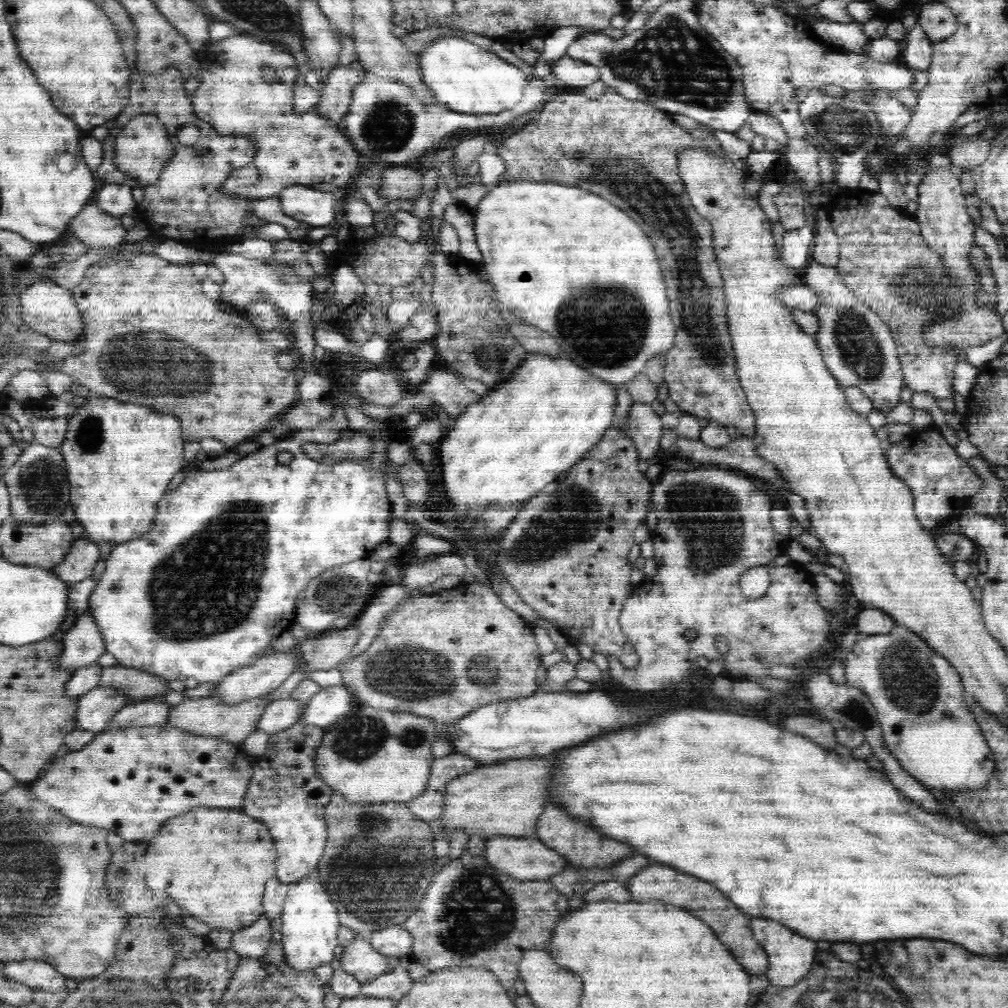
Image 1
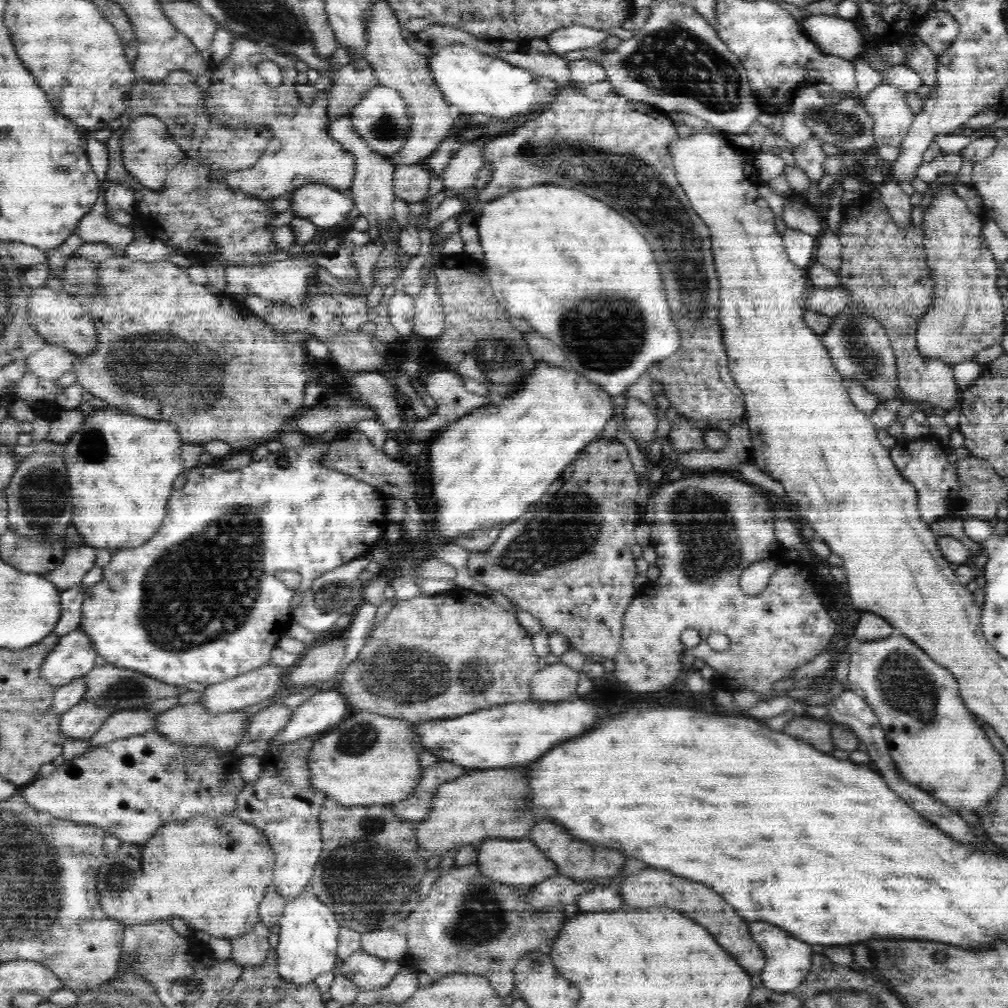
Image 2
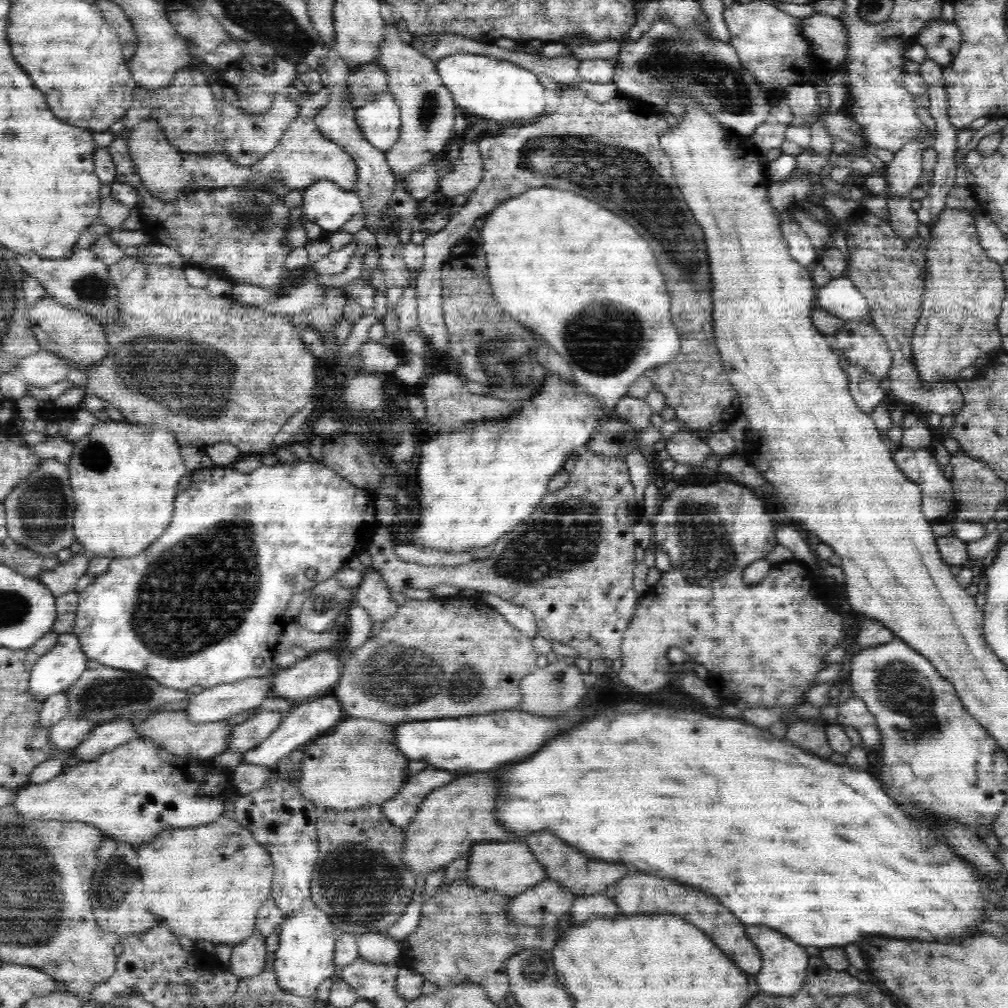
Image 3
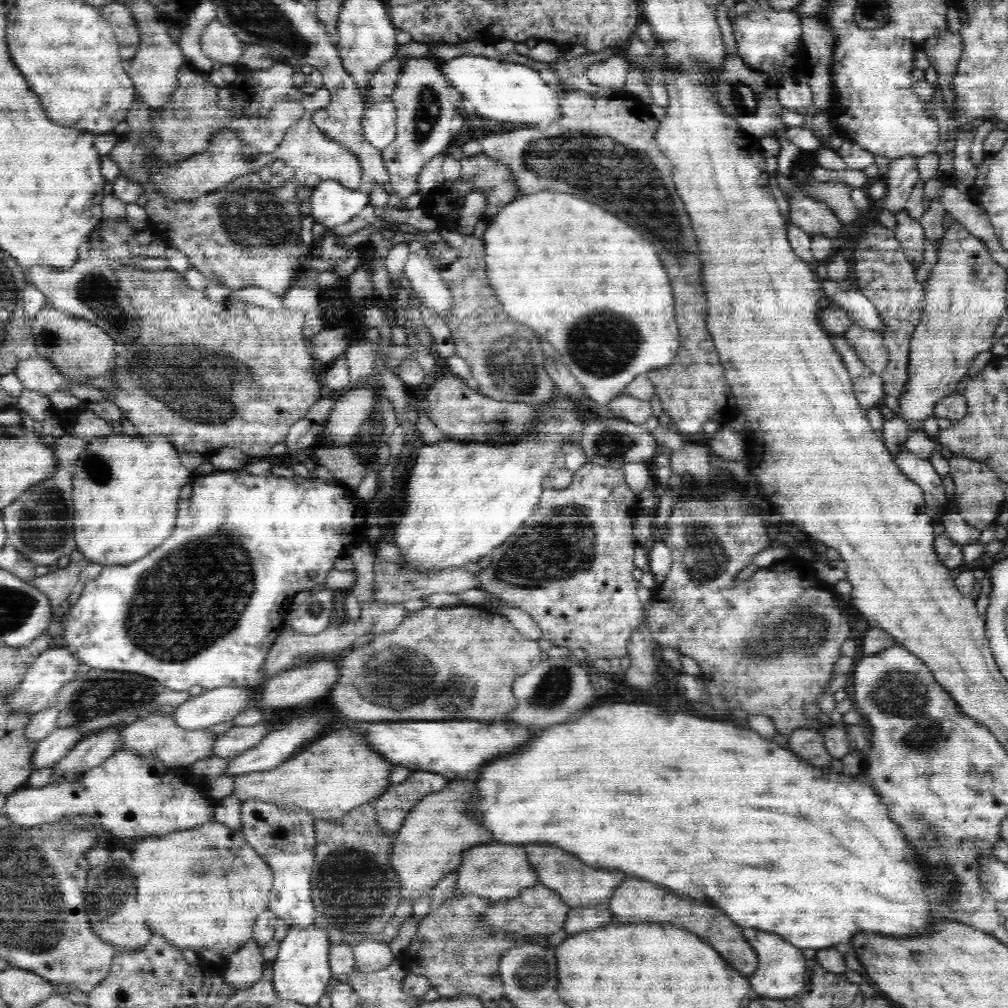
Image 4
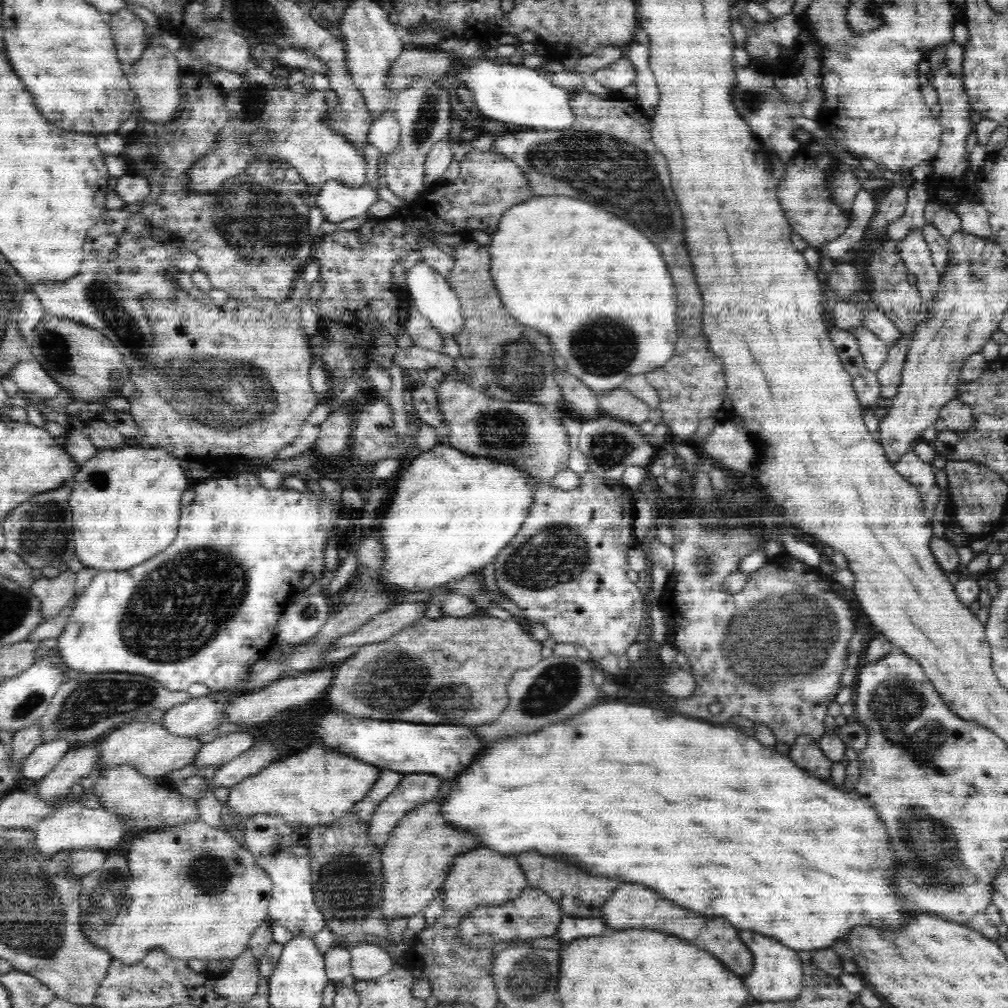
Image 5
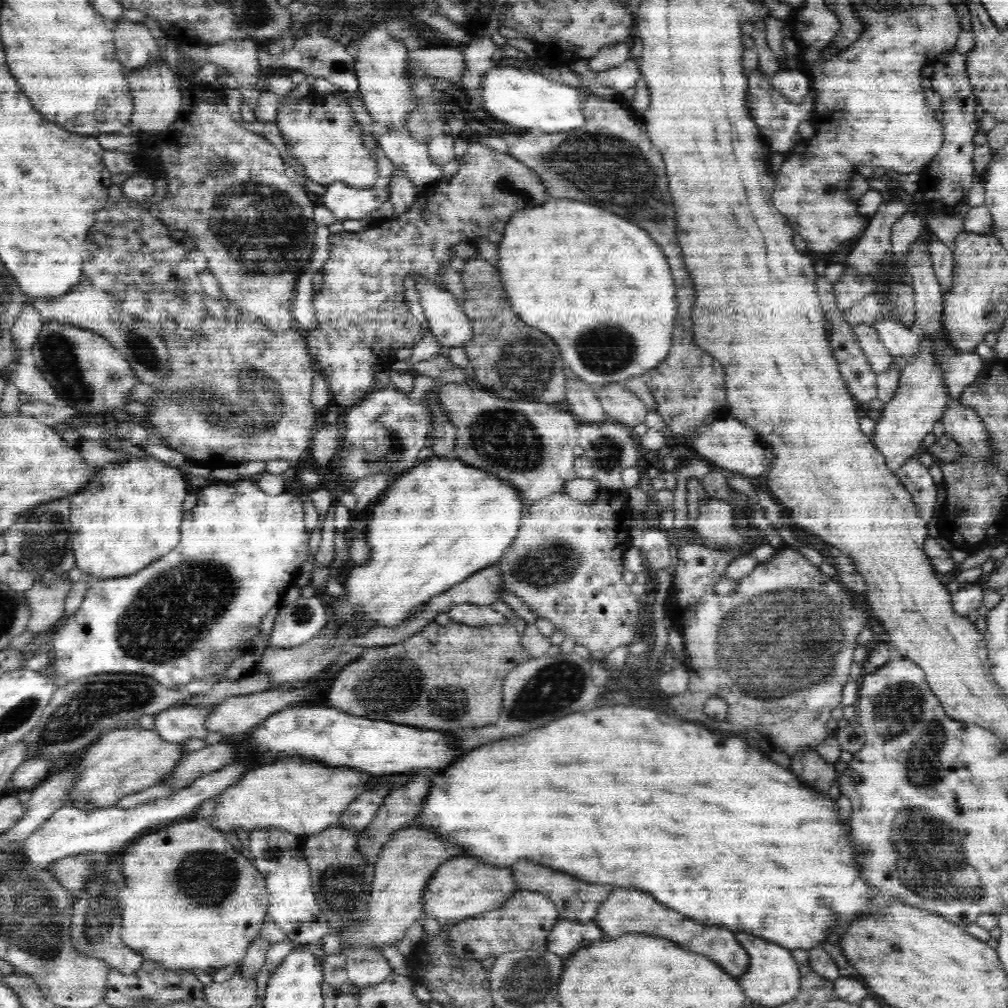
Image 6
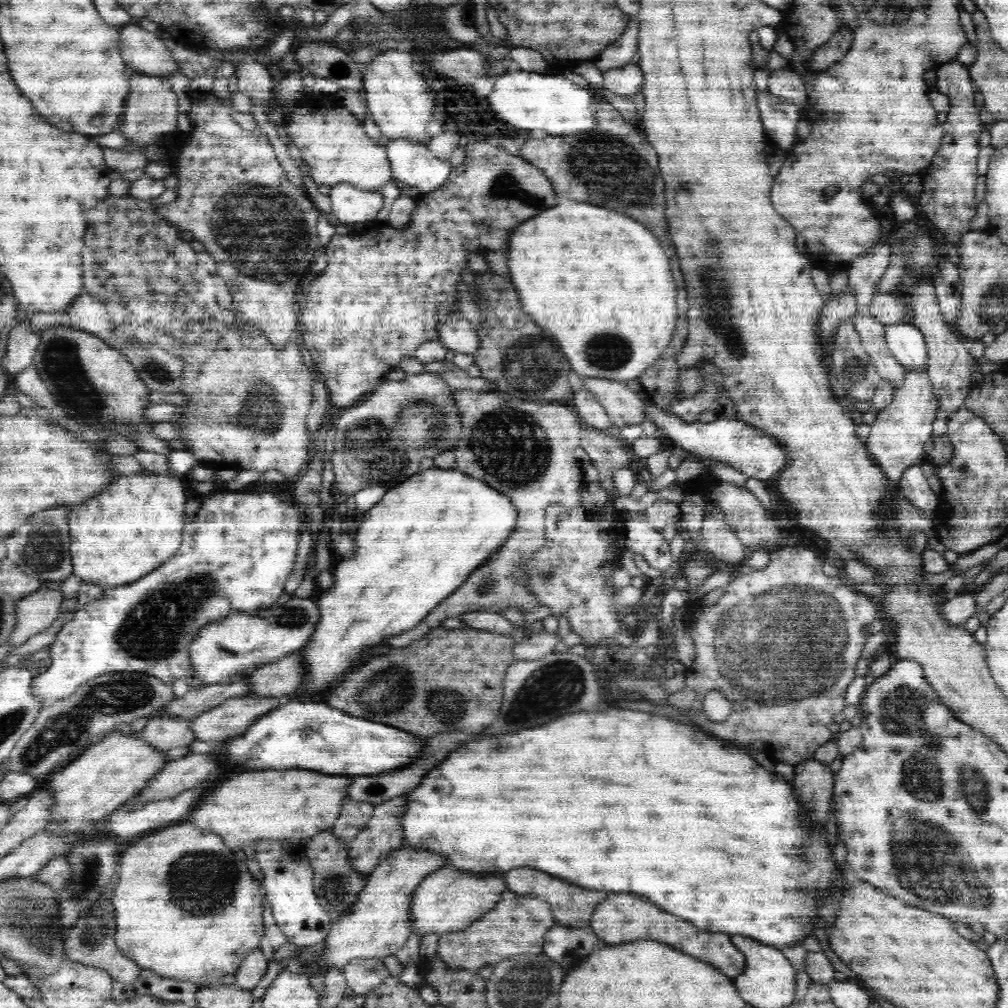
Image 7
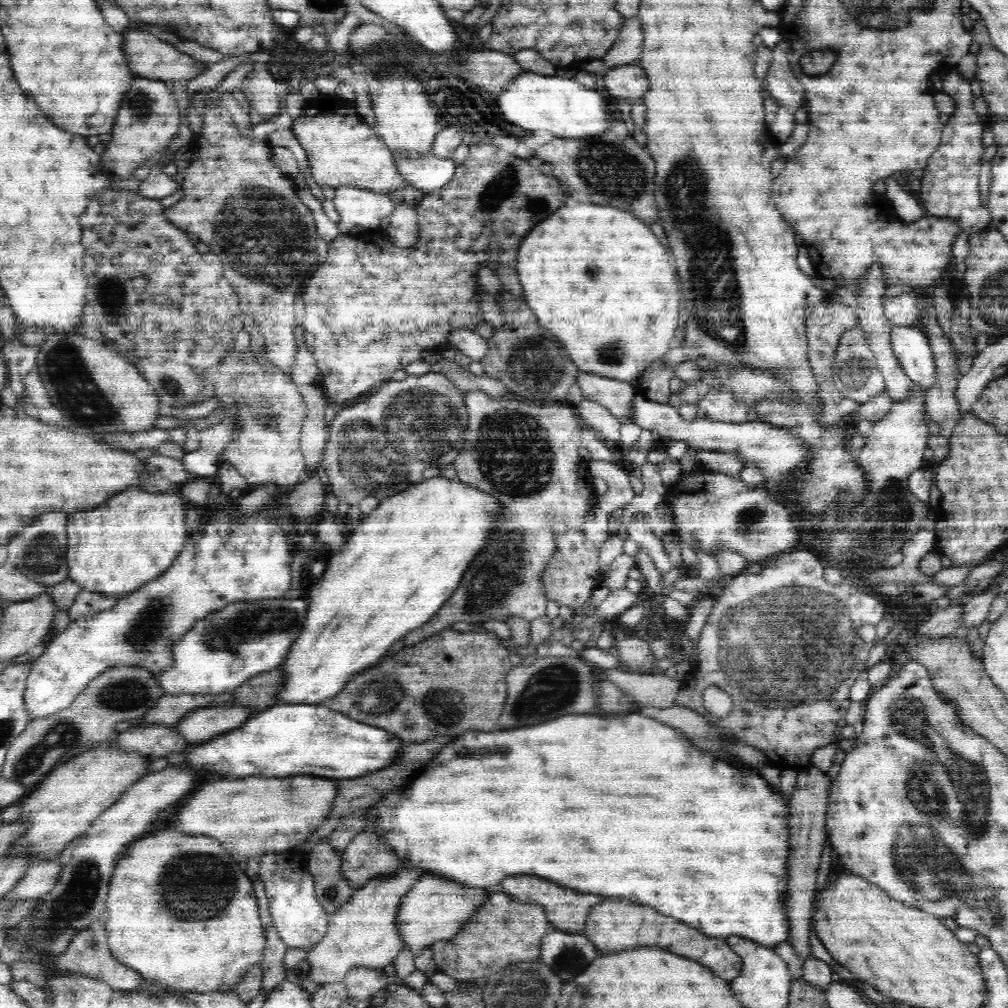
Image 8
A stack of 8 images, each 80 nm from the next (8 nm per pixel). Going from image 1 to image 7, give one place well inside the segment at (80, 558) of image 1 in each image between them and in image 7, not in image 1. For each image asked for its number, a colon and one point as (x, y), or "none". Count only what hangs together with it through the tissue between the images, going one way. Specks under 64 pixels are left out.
2: (78, 561)
3: (63, 579)
4: (58, 586)
5: (54, 594)
6: (46, 603)
7: (36, 612)

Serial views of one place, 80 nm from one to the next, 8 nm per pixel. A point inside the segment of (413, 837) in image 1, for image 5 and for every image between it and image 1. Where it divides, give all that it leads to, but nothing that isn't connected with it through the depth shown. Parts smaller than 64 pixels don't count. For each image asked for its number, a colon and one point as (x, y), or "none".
2: (369, 873)
3: (360, 880)
4: (354, 888)
5: (346, 869)

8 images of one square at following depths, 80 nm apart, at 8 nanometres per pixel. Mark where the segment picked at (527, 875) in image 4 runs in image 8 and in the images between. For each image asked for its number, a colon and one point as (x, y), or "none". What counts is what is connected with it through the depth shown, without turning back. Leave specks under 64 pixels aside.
5: (480, 877)
6: (465, 886)
7: (448, 900)
8: (436, 908)

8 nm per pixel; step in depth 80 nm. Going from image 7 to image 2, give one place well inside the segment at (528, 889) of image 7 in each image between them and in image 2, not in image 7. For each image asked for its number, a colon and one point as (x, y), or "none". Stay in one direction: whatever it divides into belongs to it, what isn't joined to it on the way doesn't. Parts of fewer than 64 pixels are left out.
2: (577, 861)
3: (564, 863)
4: (578, 884)
5: (579, 894)
6: (575, 900)

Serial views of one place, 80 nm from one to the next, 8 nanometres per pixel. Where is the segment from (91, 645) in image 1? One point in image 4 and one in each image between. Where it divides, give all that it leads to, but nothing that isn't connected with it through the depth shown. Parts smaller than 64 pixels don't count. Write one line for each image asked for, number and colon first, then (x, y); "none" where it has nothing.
2: (74, 656)
3: (59, 668)
4: (53, 669)

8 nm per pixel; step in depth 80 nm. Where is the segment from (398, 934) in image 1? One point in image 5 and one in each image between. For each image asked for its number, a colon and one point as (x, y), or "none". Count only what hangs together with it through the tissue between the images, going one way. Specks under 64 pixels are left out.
2: (391, 944)
3: (375, 947)
4: (371, 954)
5: (368, 961)

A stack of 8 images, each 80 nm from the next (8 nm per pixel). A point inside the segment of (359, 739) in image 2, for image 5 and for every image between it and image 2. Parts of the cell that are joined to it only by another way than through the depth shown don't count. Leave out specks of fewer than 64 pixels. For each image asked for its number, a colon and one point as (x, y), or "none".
3: (359, 764)
4: (343, 771)
5: (319, 786)

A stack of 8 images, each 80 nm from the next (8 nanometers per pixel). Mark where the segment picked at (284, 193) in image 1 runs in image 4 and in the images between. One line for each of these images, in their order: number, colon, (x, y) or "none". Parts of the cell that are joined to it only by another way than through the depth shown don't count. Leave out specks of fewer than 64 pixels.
2: (324, 206)
3: (324, 203)
4: (331, 203)

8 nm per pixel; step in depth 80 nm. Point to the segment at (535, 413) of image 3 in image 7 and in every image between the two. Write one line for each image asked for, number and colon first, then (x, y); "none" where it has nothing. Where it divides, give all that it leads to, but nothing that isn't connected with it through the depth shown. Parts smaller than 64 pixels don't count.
4: (463, 499)
5: (451, 513)
6: (442, 521)
7: (425, 537)

